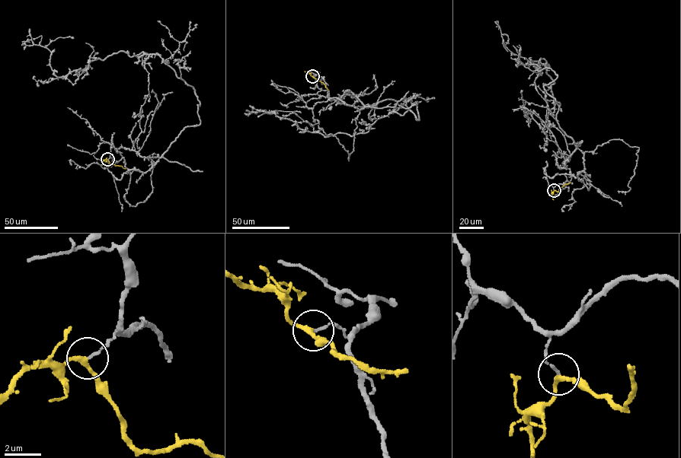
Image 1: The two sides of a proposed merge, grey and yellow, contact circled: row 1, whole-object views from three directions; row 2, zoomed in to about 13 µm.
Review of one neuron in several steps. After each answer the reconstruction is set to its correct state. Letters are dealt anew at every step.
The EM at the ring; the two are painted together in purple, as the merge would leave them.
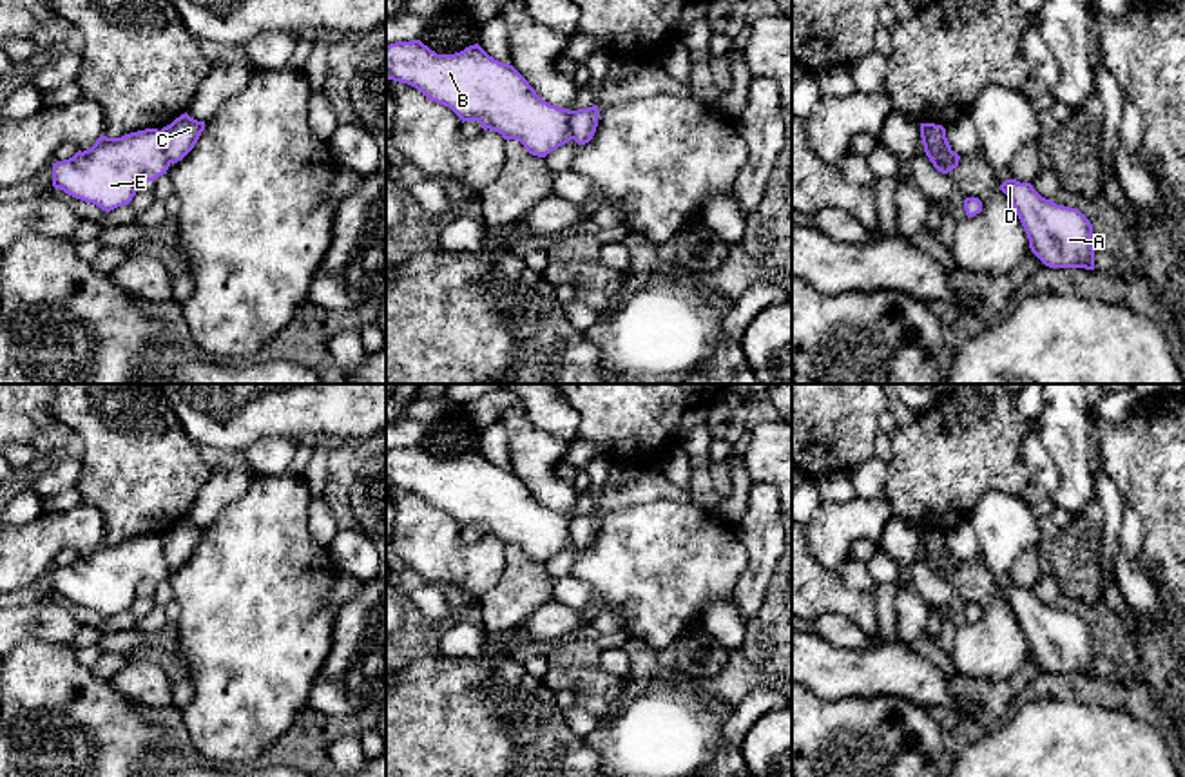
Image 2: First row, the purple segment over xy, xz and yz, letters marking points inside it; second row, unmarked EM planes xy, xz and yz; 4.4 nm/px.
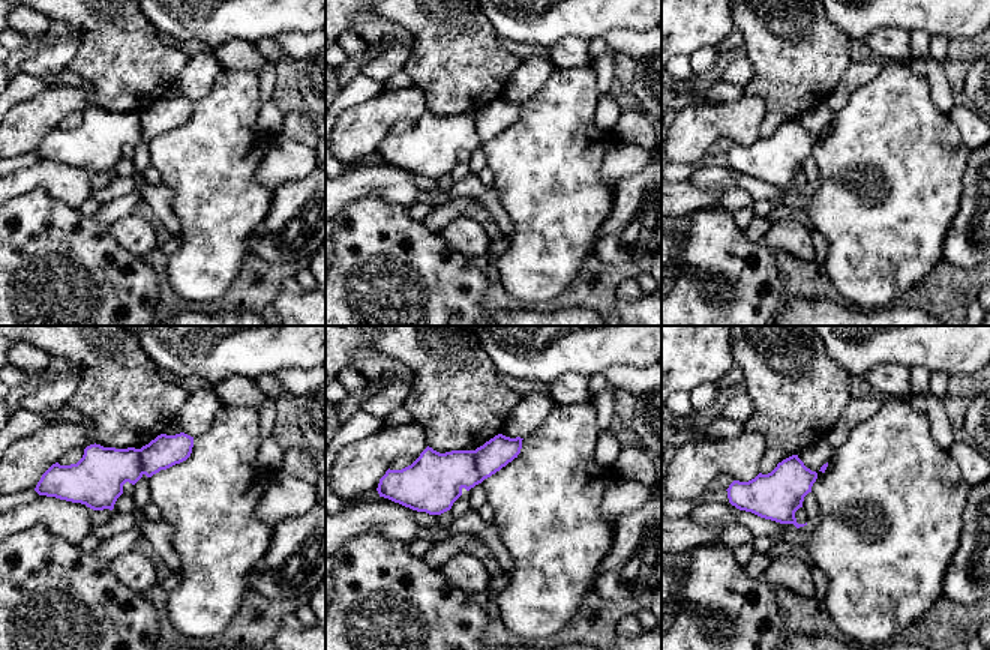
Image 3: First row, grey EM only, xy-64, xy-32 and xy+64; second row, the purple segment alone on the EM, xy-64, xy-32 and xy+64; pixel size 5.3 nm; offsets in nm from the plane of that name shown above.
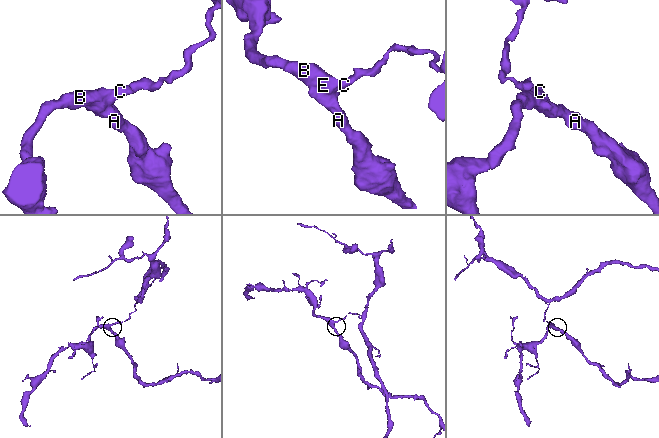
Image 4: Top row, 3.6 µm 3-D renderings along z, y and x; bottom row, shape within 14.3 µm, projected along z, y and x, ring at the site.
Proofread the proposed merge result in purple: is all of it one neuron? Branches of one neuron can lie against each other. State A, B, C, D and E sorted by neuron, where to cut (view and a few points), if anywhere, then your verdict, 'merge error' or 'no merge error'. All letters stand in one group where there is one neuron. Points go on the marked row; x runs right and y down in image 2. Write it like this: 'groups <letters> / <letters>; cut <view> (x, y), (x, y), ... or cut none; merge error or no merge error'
groups A B D E / C; cut xy (160, 131), (163, 153), (171, 162); merge error

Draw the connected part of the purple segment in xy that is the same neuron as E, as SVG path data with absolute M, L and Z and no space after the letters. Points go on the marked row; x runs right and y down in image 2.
M158 129L121 138L101 134L91 149L53 163L53 187L111 212L129 205L143 185L167 174L169 167Z

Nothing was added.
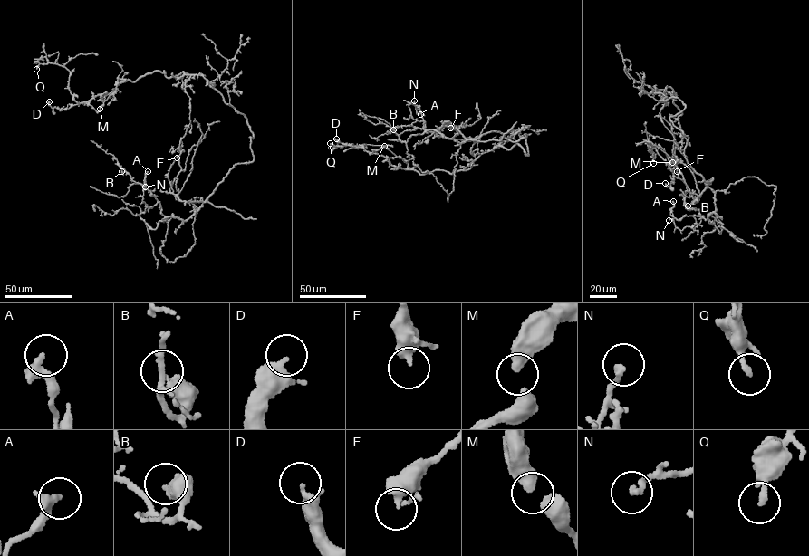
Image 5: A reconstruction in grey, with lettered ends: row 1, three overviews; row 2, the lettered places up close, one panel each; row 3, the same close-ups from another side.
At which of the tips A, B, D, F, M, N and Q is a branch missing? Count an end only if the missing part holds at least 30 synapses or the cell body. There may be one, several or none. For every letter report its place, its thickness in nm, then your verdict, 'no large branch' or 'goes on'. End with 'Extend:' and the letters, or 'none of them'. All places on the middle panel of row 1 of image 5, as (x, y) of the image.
A: (420, 114) | 400 nm | no large branch
B: (393, 129) | 300 nm | no large branch
D: (336, 138) | 280 nm | no large branch
F: (450, 128) | 300 nm | no large branch
M: (384, 146) | 360 nm | no large branch
N: (414, 100) | 220 nm | no large branch
Q: (330, 143) | 240 nm | no large branch
Extend: none of them

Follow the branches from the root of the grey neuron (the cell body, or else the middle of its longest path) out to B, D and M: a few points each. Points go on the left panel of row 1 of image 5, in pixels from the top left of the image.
B: (245, 117), (253, 134), (254, 159), (234, 165), (204, 201), (181, 201), (170, 193), (149, 191), (121, 171)
D: (245, 117), (202, 76), (183, 72), (168, 78), (153, 71), (67, 109), (52, 108), (49, 101)
M: (245, 117), (202, 76), (183, 72), (168, 78), (153, 71), (135, 81), (119, 77), (116, 91), (100, 109)

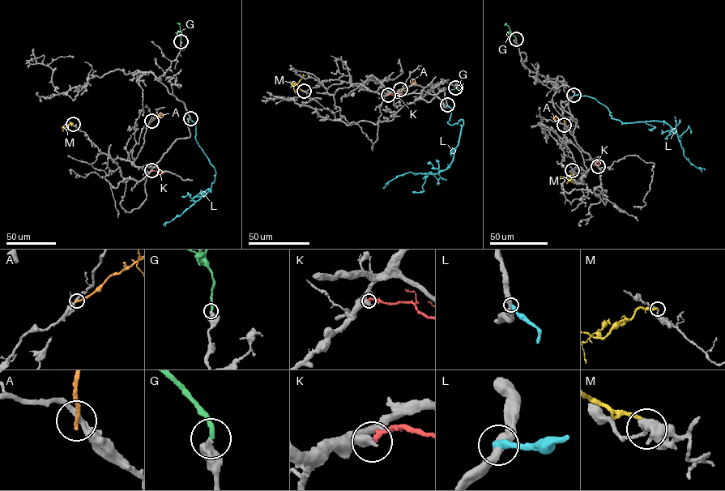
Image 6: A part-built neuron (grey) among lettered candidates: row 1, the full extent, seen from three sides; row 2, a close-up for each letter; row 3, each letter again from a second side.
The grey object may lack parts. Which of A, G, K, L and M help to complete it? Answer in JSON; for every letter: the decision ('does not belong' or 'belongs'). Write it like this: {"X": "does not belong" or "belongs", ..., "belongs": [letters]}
{"A": "does not belong", "G": "belongs", "K": "does not belong", "L": "does not belong", "M": "does not belong", "belongs": ["G"]}

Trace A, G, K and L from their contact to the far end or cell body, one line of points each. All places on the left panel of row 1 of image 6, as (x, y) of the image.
A: (151, 121), (160, 115), (161, 117)
G: (181, 41), (180, 27), (176, 23)
K: (151, 170), (162, 172), (159, 171)
L: (190, 119), (195, 124), (196, 140), (215, 171), (215, 181), (206, 194), (181, 214), (163, 224)

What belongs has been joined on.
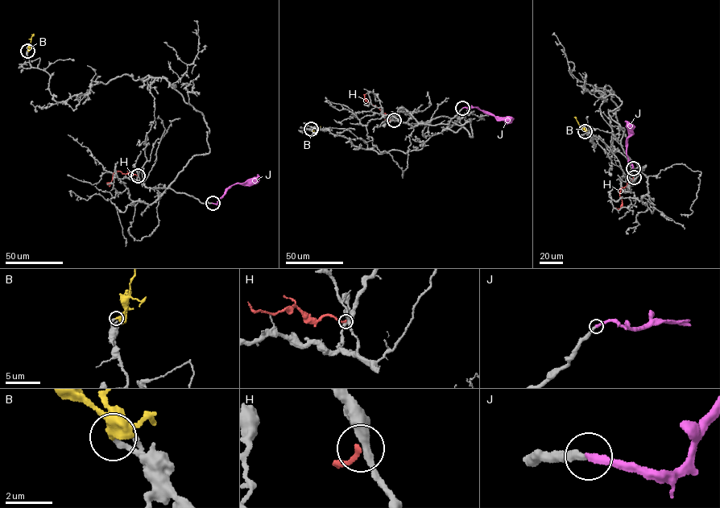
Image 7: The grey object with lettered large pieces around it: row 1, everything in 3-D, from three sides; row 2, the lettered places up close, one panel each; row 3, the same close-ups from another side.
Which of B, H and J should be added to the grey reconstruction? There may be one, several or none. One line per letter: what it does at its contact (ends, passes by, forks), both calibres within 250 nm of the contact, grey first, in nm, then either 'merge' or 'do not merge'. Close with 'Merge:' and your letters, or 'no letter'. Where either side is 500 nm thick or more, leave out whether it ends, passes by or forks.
B: it ends | 240/400 nm | merge
H: it ends | 400/170 nm | do not merge
J: it ends | 320/320 nm | merge
Merge: B, J

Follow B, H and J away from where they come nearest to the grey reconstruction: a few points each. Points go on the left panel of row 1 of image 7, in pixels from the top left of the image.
B: (27, 51), (34, 34)
H: (138, 175), (116, 171), (109, 183)
J: (213, 203), (217, 204), (233, 184), (254, 179), (257, 175)

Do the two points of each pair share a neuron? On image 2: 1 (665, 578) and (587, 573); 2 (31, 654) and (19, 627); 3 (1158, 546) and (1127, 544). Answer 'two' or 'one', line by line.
1: one
2: two
3: two

